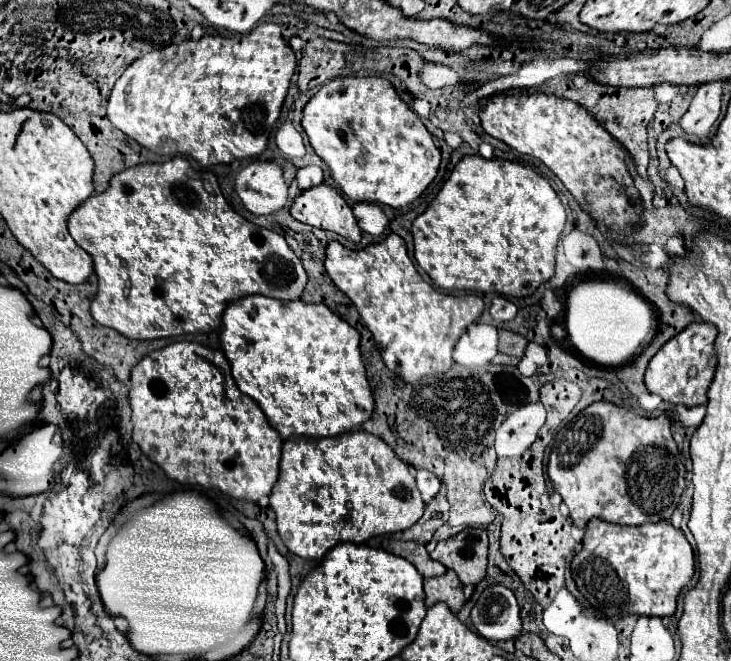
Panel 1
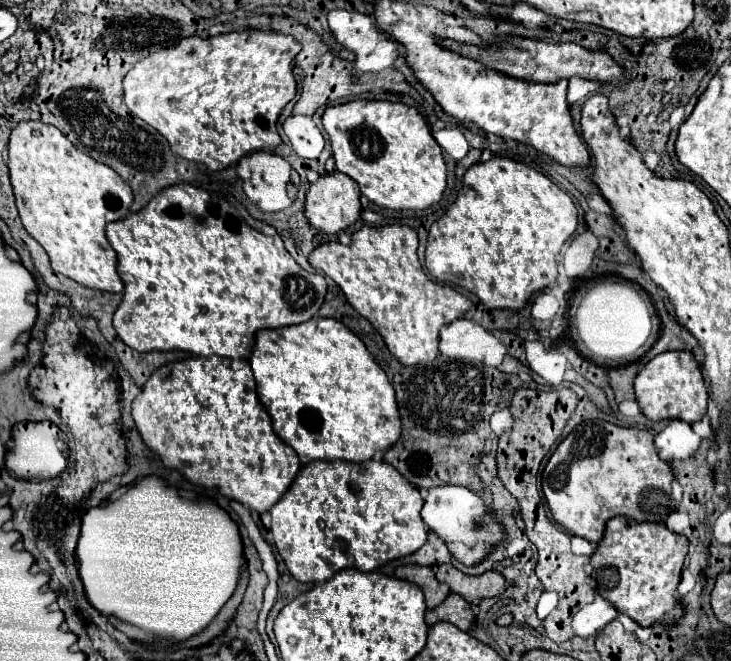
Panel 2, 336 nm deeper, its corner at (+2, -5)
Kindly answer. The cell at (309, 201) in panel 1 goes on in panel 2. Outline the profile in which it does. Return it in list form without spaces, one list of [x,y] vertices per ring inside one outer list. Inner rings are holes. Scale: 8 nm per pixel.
[[[339,172],[325,174],[315,184],[311,184],[311,188],[307,192],[305,218],[307,218],[309,226],[315,230],[321,230],[325,234],[339,234],[359,218],[359,214],[361,214],[359,196],[361,194],[357,190],[357,184],[349,176],[343,176]]]

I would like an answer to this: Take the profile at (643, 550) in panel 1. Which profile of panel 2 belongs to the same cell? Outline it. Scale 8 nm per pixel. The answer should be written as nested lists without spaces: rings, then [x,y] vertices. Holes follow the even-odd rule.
[[[625,516],[607,522],[603,538],[591,556],[595,590],[621,614],[635,618],[641,626],[675,622],[683,610],[677,600],[677,584],[687,556],[687,538],[667,530],[665,524],[639,524]]]

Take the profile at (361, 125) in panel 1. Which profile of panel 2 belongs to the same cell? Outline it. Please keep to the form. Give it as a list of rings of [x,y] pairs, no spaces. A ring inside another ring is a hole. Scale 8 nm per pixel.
[[[351,100],[325,108],[321,120],[331,140],[335,168],[353,178],[373,204],[391,210],[423,210],[441,200],[447,186],[443,152],[415,108],[387,100]]]

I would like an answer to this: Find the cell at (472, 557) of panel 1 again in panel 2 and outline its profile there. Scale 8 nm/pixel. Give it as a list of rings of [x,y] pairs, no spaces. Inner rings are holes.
[[[443,564],[437,568],[437,580],[445,582],[451,588],[451,592],[461,594],[467,602],[473,602],[477,598],[499,596],[507,588],[503,574],[495,570],[485,572],[481,576],[467,576],[453,568],[451,564]]]

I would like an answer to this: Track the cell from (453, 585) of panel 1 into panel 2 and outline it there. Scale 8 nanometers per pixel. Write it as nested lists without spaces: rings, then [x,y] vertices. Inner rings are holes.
[[[449,594],[445,598],[445,602],[441,602],[441,606],[437,608],[431,608],[425,612],[425,622],[431,626],[435,622],[451,622],[455,624],[459,630],[467,632],[473,624],[473,612],[471,612],[471,606],[467,600],[463,600],[459,594]]]

